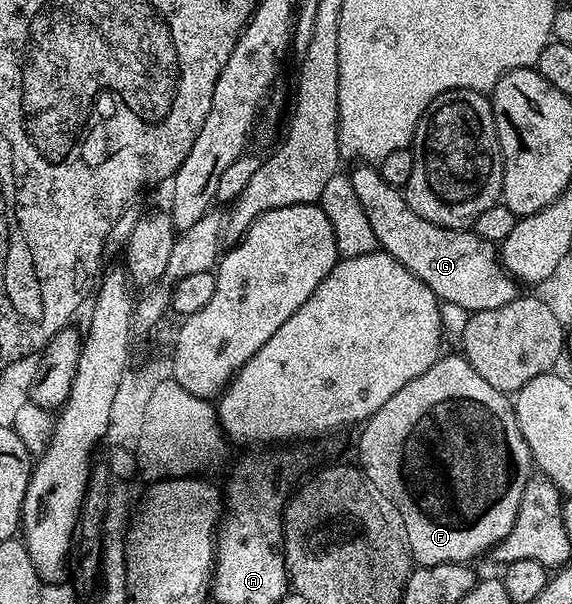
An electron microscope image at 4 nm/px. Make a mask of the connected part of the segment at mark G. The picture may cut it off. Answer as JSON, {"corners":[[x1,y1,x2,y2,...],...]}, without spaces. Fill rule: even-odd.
{"corners":[[369,163,354,164,353,174,349,177,351,195,359,199,359,207,363,207,363,215,367,215,367,223,371,223,371,231,375,231,378,246,384,252,390,253,411,275,415,275,437,296,438,302,457,303,470,313,491,311,491,307,503,307,503,303,511,303,519,295,518,282,514,281,501,267,498,250,494,242,484,241,478,233,464,229,444,229,441,225,431,223,415,211,411,211,409,202,405,200,400,188,393,188,385,182,379,169]]}

